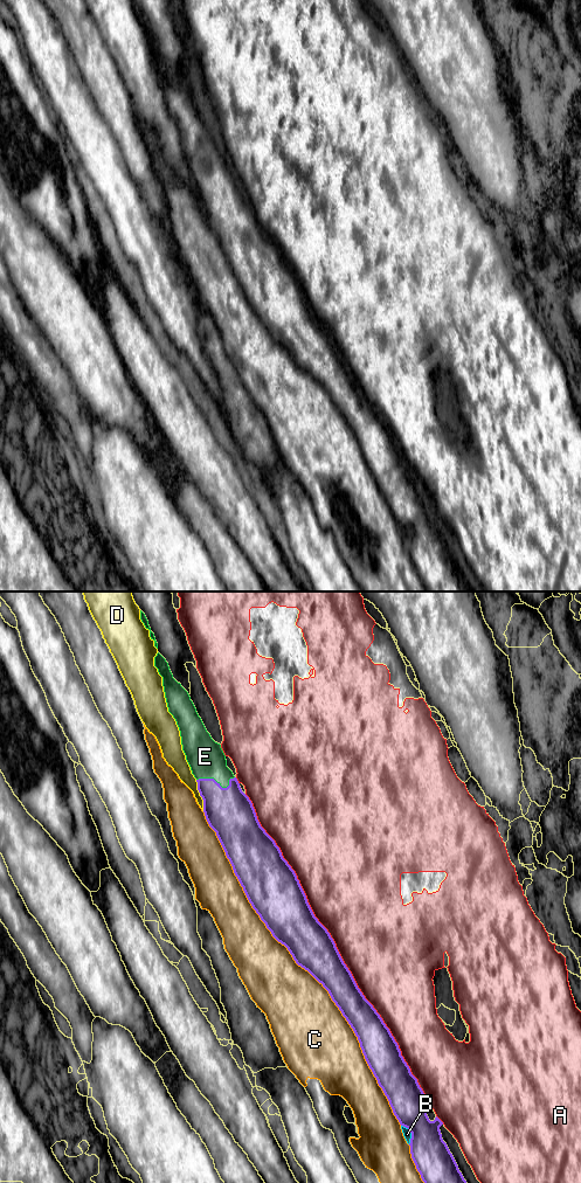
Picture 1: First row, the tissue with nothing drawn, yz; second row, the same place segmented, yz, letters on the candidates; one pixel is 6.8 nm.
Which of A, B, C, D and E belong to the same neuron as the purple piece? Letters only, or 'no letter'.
E

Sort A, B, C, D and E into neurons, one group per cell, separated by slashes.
A / B / C / D / E

